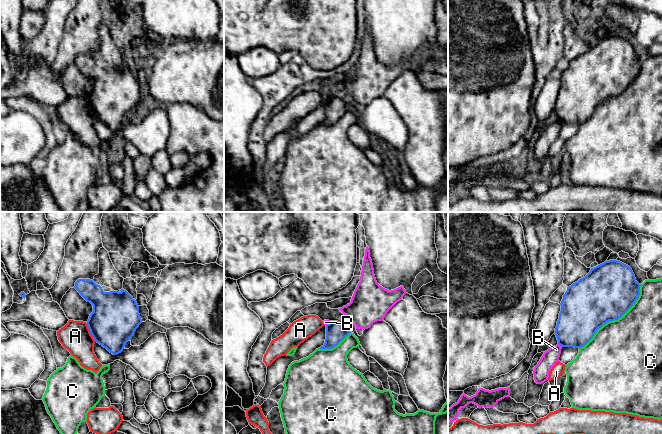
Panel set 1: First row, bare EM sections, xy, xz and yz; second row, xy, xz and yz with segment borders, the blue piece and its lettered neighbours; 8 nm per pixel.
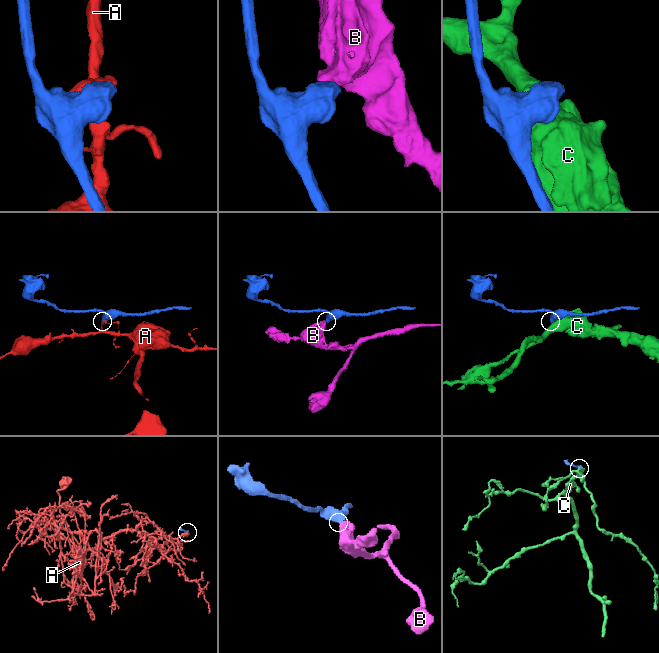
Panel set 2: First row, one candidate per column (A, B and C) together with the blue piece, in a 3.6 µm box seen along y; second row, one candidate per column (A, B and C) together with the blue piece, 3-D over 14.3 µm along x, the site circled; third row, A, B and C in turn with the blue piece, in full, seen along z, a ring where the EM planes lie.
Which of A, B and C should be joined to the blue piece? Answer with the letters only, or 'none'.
none

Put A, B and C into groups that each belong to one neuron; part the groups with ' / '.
A / B / C

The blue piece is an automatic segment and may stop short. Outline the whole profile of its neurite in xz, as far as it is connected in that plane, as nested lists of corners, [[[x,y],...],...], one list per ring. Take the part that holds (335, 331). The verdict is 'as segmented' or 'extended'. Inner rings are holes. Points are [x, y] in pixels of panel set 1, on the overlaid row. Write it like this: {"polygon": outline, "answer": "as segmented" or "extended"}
{"polygon": [[[331,321],[326,325],[326,339],[320,349],[332,349],[337,346],[351,332],[340,322]]], "answer": "as segmented"}

